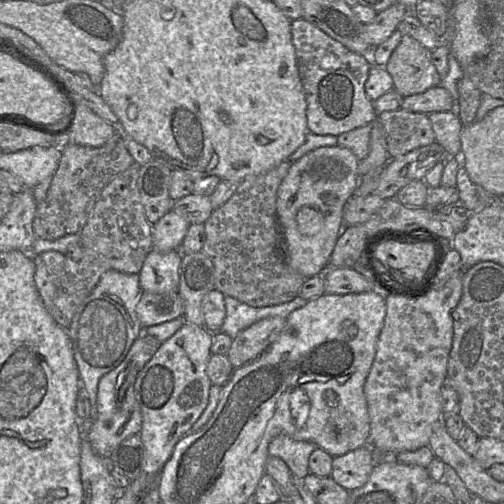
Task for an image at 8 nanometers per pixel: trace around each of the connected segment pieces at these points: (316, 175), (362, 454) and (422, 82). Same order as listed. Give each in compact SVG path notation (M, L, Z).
M339 145L316 148L295 162L283 178L276 201L282 235L282 254L292 270L310 278L323 275L336 242L343 232L343 208L359 182L358 159Z
M365 445L333 457L330 476L347 491L353 491L367 482L374 465L373 450Z
M403 35L385 69L393 79L393 89L401 96L419 94L437 86L441 76L431 59L432 51L409 35Z

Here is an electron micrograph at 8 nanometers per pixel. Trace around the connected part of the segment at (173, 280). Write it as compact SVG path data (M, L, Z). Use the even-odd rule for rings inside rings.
M152 249L139 272L142 291L155 294L178 291L181 257L179 250L162 253Z

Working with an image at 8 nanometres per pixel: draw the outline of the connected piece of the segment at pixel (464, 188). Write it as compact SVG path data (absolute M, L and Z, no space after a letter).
M460 166L456 176L456 188L460 204L469 212L477 212L492 205L497 196L487 192L480 185L474 183L464 166Z

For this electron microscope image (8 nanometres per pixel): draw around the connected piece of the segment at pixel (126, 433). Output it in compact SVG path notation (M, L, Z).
M142 333L133 342L124 360L116 368L100 378L95 416L87 437L94 452L102 458L108 460L112 452L123 440L140 433L142 414L135 396L134 385L139 372L156 353L161 343L154 336Z

